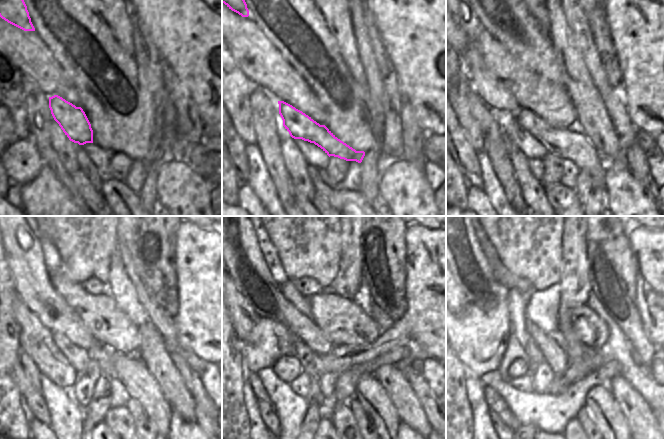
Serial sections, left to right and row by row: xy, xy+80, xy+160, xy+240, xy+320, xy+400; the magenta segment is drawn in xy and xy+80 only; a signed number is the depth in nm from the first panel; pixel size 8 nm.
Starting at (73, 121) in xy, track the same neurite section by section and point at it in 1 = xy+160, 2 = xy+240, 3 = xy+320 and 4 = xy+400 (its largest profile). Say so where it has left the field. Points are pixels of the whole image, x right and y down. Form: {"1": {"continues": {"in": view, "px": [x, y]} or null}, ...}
{"1": {"continues": {"in": "xy+160", "px": [566, 144]}}, "2": {"continues": {"in": "xy+240", "px": [128, 368]}}, "3": {"continues": {"in": "xy+320", "px": [370, 393]}}, "4": {"continues": {"in": "xy+400", "px": [605, 410]}}}

